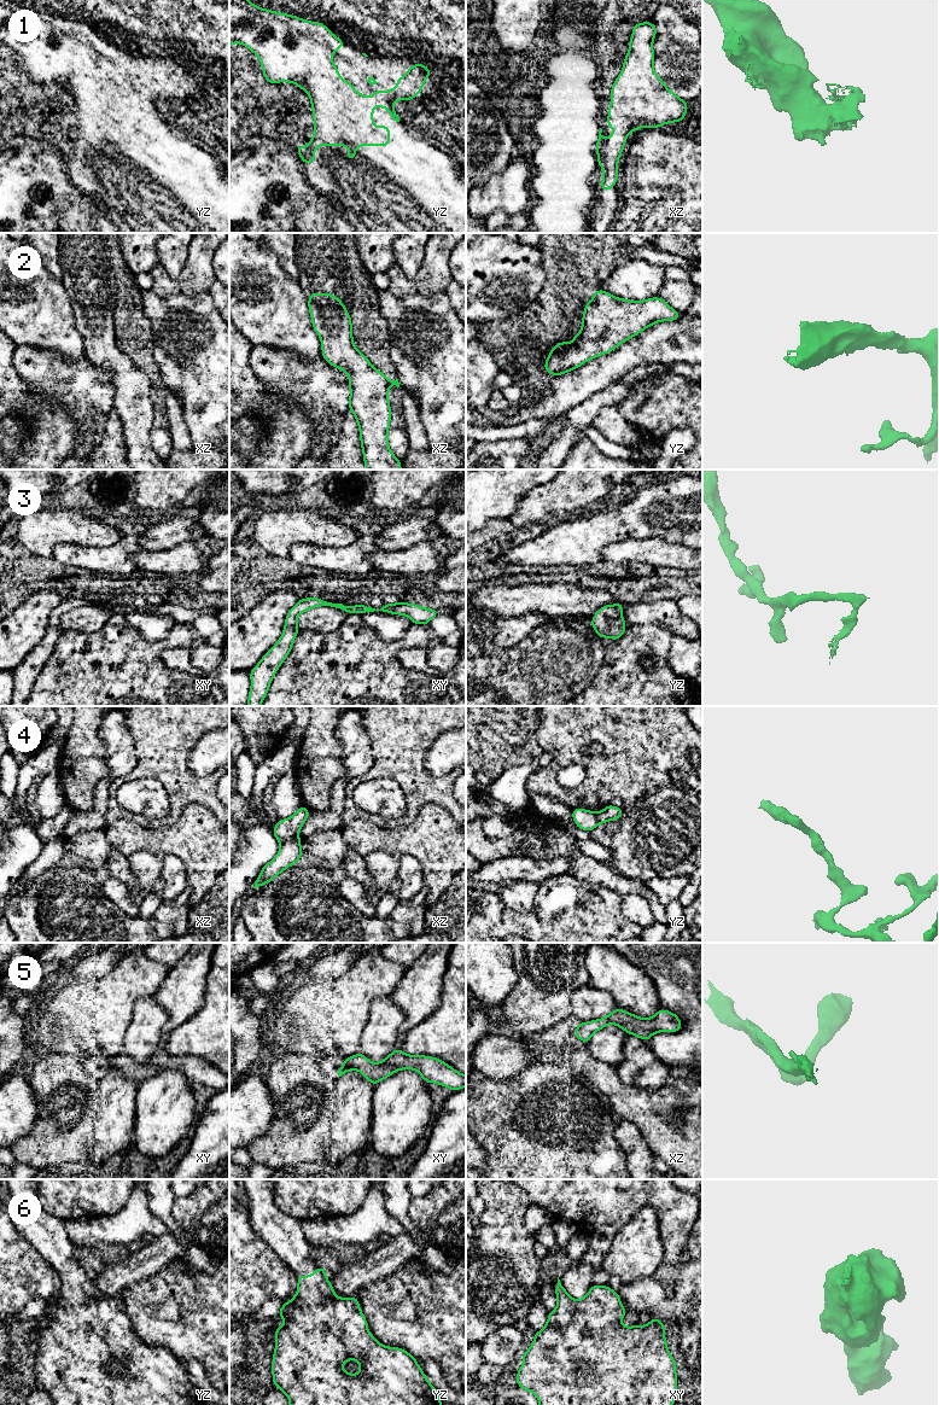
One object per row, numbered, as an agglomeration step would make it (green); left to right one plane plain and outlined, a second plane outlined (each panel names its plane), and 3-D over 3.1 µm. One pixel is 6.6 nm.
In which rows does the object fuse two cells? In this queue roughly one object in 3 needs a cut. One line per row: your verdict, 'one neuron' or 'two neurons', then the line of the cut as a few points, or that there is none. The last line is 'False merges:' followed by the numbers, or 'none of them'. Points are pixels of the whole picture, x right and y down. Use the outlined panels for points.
1: one neuron | no cut
2: one neuron | no cut
3: one neuron | no cut
4: two neurons | xz (297, 835), (280, 843)
5: one neuron | no cut
6: one neuron | no cut
False merges: 4

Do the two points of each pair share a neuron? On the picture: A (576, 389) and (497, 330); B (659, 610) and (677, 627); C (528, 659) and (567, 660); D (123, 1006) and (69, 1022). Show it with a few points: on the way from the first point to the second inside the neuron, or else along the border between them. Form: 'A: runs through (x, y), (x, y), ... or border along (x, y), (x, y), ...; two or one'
A: border along (560, 375), (554, 378); two
B: runs through (664, 612), (675, 622); one
C: runs through (537, 660), (558, 660); one
D: runs through (110, 1006), (104, 1006), (95, 1013), (82, 1013); one

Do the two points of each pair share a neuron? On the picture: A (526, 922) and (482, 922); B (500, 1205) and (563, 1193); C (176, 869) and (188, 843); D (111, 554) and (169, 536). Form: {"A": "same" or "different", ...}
{"A": "same", "B": "different", "C": "different", "D": "different"}

